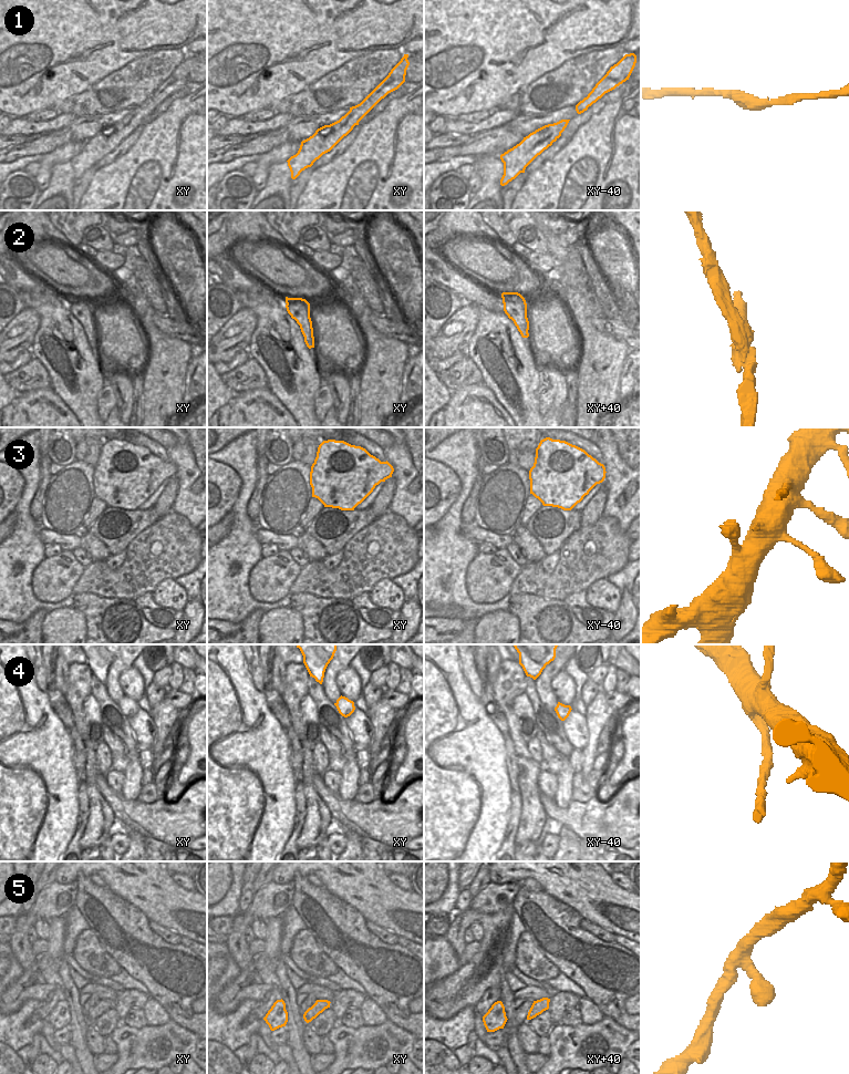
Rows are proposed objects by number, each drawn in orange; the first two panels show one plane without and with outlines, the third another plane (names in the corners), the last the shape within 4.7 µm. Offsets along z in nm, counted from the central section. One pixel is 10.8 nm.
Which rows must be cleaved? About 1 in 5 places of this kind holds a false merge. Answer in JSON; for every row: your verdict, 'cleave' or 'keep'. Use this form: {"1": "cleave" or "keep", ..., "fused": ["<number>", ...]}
{"1": "keep", "2": "cleave", "3": "keep", "4": "cleave", "5": "keep", "fused": ["2", "4"]}

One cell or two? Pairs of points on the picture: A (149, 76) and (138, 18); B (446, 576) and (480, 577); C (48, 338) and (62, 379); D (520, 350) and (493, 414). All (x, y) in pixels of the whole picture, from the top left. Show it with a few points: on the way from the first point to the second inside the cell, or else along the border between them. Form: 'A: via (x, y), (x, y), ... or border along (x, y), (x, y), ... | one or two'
A: border along (171, 49), (158, 49), (130, 61), (122, 68) | two
B: border along (477, 554), (467, 567), (467, 595), (473, 601) | two
C: via (58, 348), (62, 352), (62, 369) | one
D: border along (483, 382), (510, 415) | two

